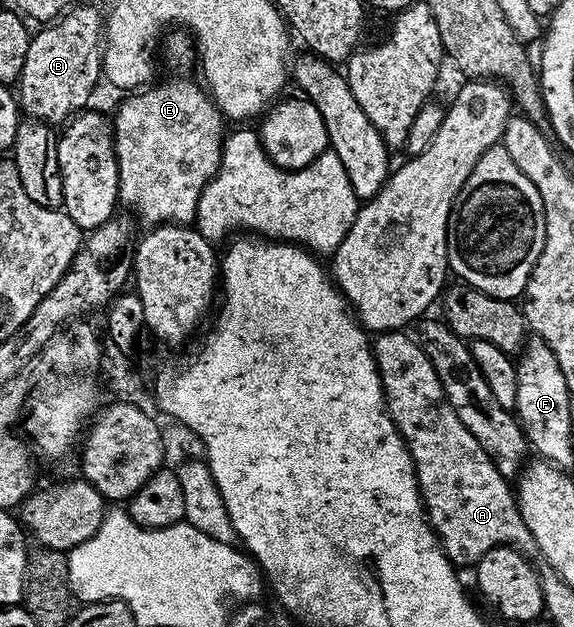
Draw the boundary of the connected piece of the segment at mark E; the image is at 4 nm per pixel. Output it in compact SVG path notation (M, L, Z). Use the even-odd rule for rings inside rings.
M171 78L168 82L158 82L138 92L128 93L124 97L127 99L113 113L119 202L127 205L124 207L142 225L144 222L147 228L160 224L194 223L201 192L221 164L225 137L224 116L196 79L196 83L191 78Z

